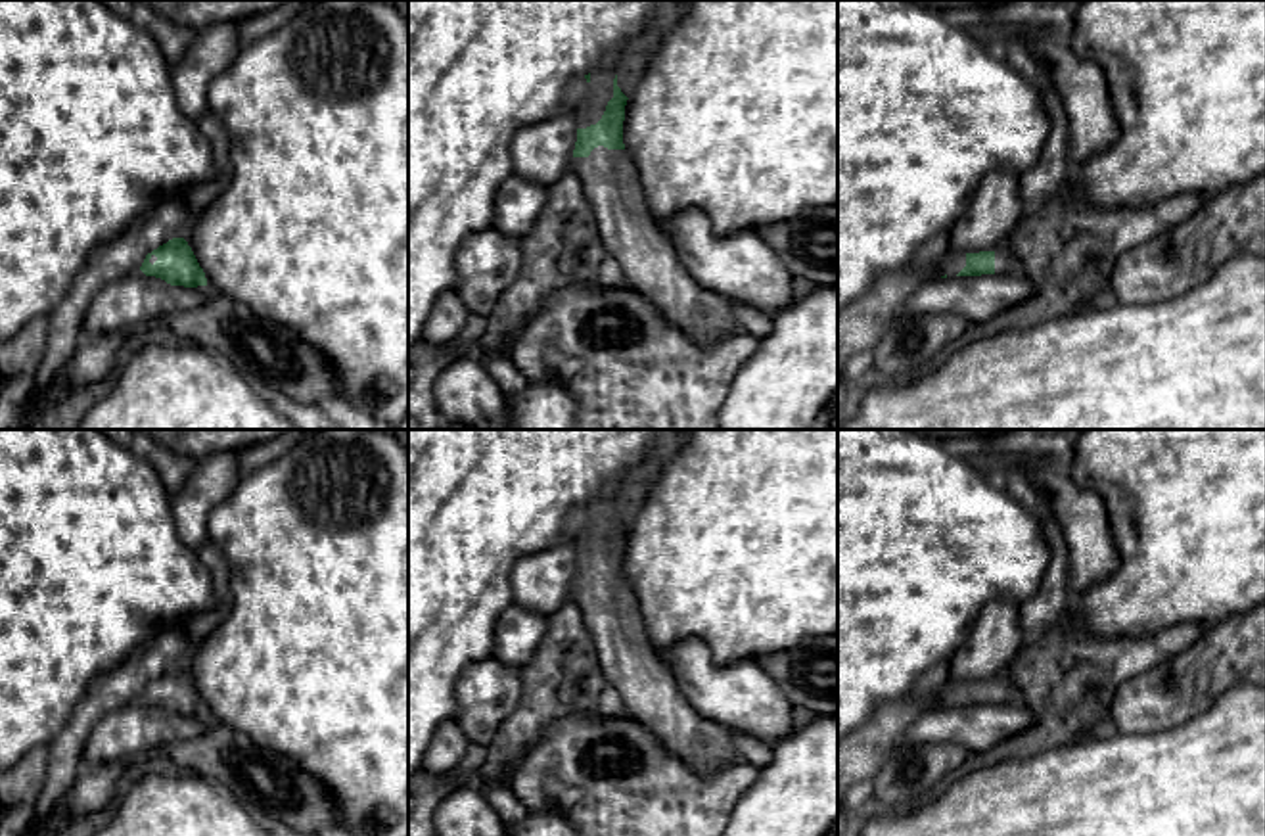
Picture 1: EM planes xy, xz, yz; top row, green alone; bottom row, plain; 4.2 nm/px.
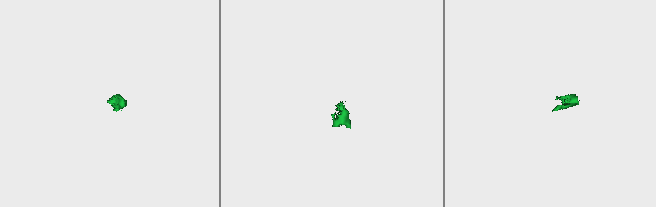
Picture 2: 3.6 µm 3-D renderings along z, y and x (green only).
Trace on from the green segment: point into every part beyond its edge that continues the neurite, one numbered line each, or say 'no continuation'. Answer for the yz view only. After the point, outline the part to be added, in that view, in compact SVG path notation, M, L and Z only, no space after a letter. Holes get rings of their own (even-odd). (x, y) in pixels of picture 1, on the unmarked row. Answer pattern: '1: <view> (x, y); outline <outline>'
1: yz (1005, 691); outline M1012 675L995 677L995 704L1020 702L1020 690L1016 688Z
2: yz (861, 754); outline M947 681L937 702L926 706L905 694L893 702L880 704L872 717L838 740L838 815L847 790L862 780L872 780L886 755L899 742L903 732L928 709L956 706L966 696L966 685Z

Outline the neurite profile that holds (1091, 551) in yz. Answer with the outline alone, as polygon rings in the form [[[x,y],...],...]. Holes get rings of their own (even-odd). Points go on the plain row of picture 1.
[[[1012,458],[1025,466],[1031,481],[1048,493],[1052,512],[1068,545],[1068,587],[1071,594],[1104,581],[1117,566],[1106,508],[1094,491],[1081,489],[1070,472],[1046,458]]]

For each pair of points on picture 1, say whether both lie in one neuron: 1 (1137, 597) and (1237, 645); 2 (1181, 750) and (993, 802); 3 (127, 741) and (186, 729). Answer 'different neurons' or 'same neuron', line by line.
1: different neurons
2: same neuron
3: same neuron

